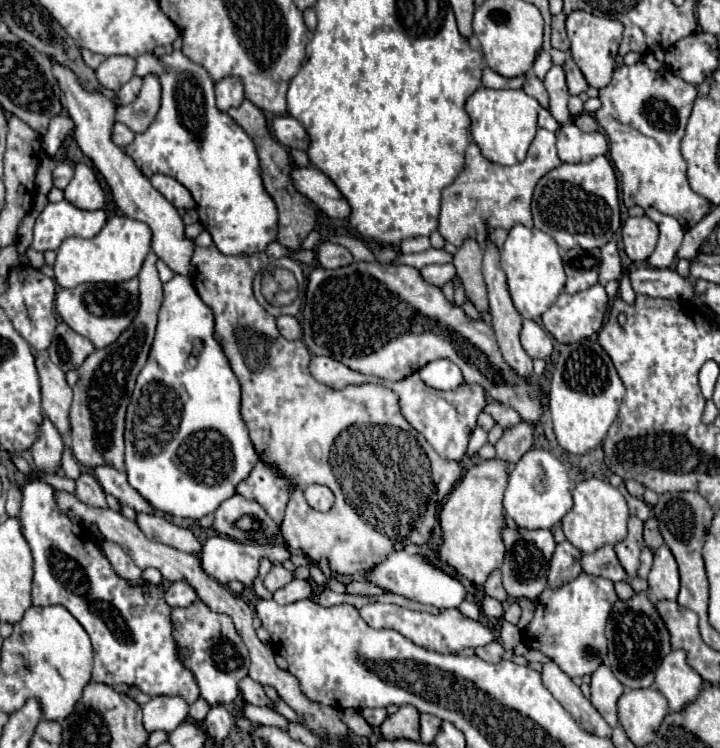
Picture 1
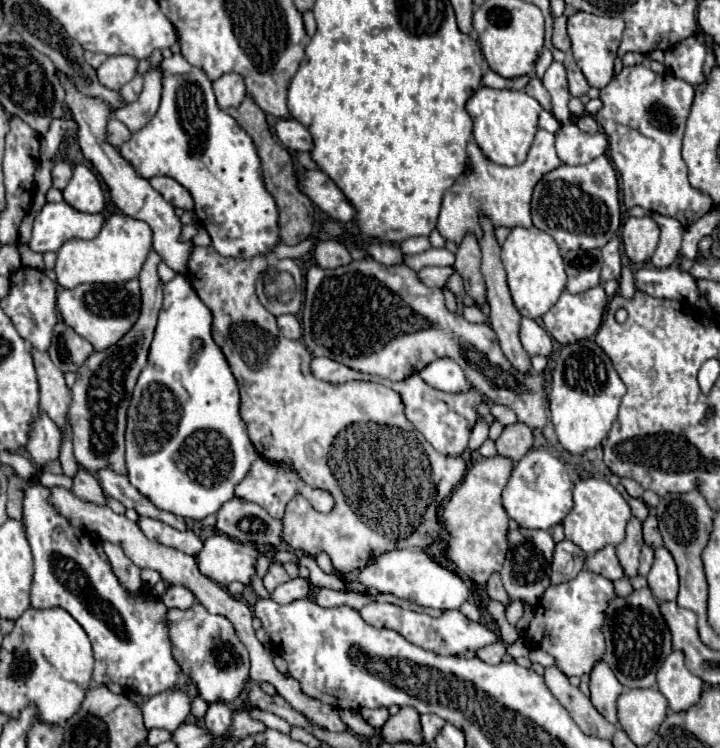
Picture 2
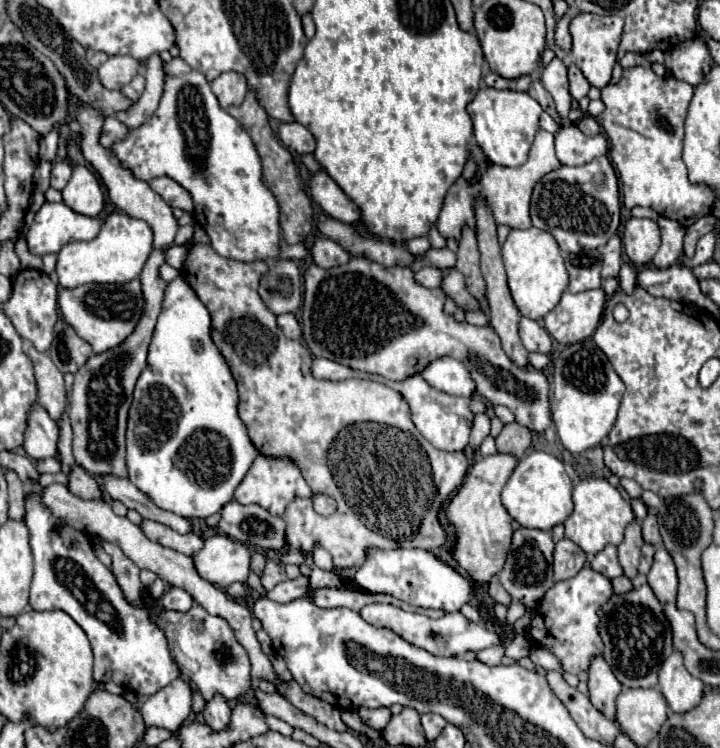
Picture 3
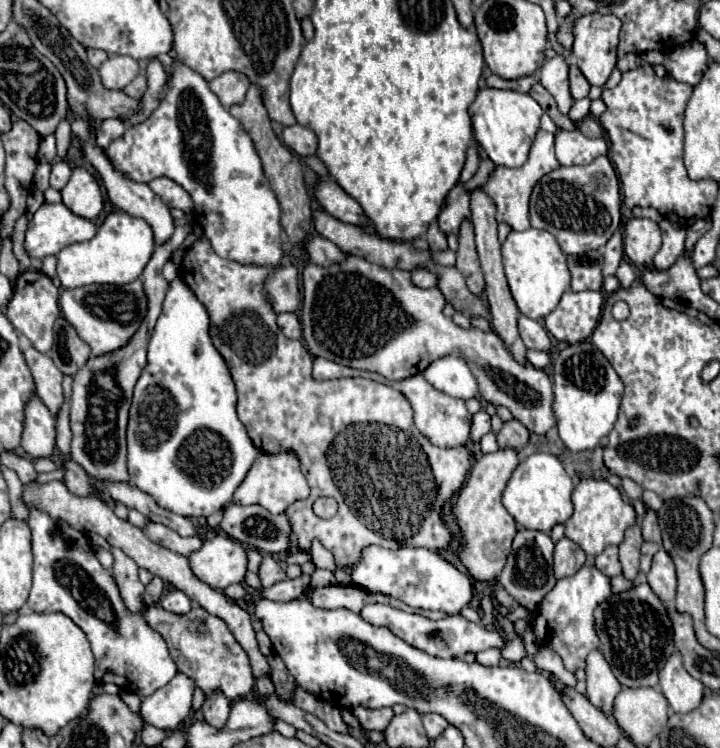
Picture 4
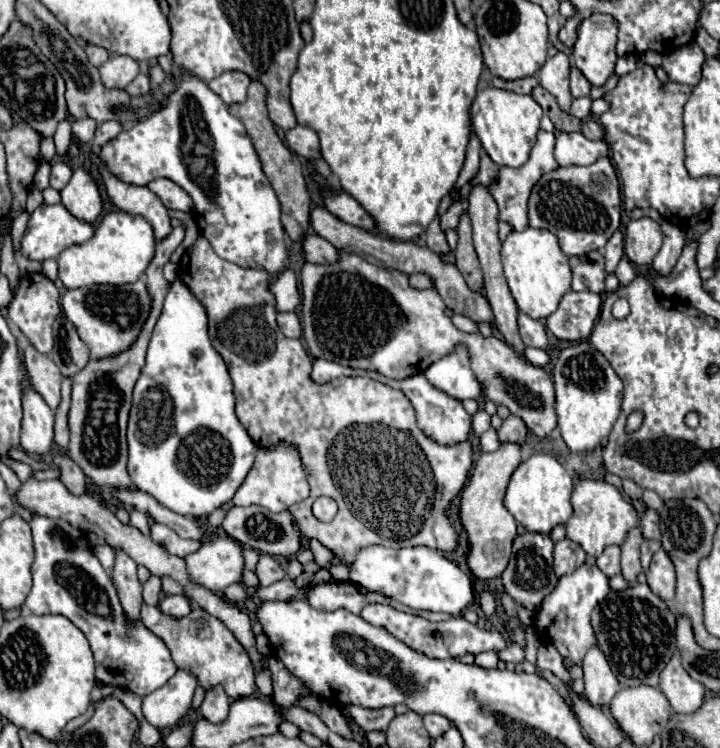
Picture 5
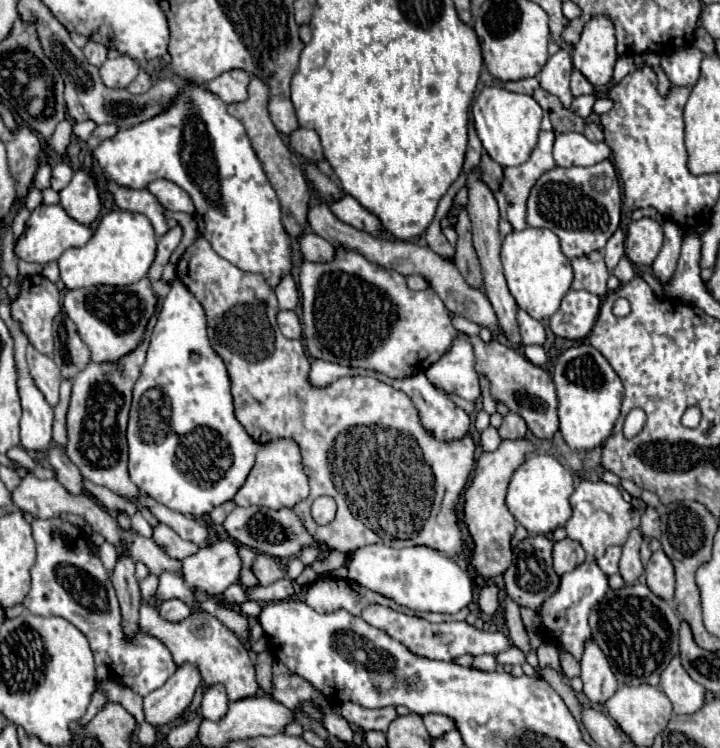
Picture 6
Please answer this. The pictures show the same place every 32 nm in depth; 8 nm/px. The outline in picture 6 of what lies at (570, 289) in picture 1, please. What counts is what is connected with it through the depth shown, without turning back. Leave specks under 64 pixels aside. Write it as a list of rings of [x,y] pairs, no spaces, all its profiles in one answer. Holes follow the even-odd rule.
[[[592,252],[588,256],[580,256],[576,260],[570,260],[572,270],[574,270],[574,290],[588,290],[596,296],[604,296],[606,290],[606,280],[610,272],[604,266],[604,256],[600,252]]]

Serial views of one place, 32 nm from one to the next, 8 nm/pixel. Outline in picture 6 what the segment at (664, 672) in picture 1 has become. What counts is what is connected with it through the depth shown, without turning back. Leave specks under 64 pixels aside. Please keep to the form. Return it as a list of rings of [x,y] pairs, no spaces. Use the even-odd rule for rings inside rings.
[[[674,656],[668,668],[660,676],[660,690],[674,706],[674,714],[694,714],[704,704],[704,686],[696,684],[680,664],[680,656]]]

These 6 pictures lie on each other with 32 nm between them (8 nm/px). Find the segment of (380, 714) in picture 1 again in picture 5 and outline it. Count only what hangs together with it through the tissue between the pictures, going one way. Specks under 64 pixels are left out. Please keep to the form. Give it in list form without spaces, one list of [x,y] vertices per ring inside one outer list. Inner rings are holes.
[[[344,706],[342,712],[352,716],[352,720],[366,732],[370,732],[370,730],[386,730],[388,724],[392,722],[392,718],[396,716],[394,708],[370,710],[370,708],[362,708],[362,706]]]

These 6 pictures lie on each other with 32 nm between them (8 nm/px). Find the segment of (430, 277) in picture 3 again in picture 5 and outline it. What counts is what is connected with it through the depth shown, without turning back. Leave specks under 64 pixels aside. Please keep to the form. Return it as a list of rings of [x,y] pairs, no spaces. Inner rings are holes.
[[[418,272],[418,274],[412,274],[412,276],[410,276],[410,284],[412,284],[414,288],[424,290],[424,288],[432,288],[432,286],[434,286],[434,280],[432,280],[428,274]]]

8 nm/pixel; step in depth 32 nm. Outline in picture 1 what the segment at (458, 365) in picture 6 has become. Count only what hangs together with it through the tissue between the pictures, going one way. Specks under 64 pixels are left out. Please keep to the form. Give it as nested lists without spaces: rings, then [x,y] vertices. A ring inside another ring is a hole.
[[[450,360],[428,362],[424,368],[418,370],[418,376],[436,390],[454,390],[464,382],[460,368]]]

